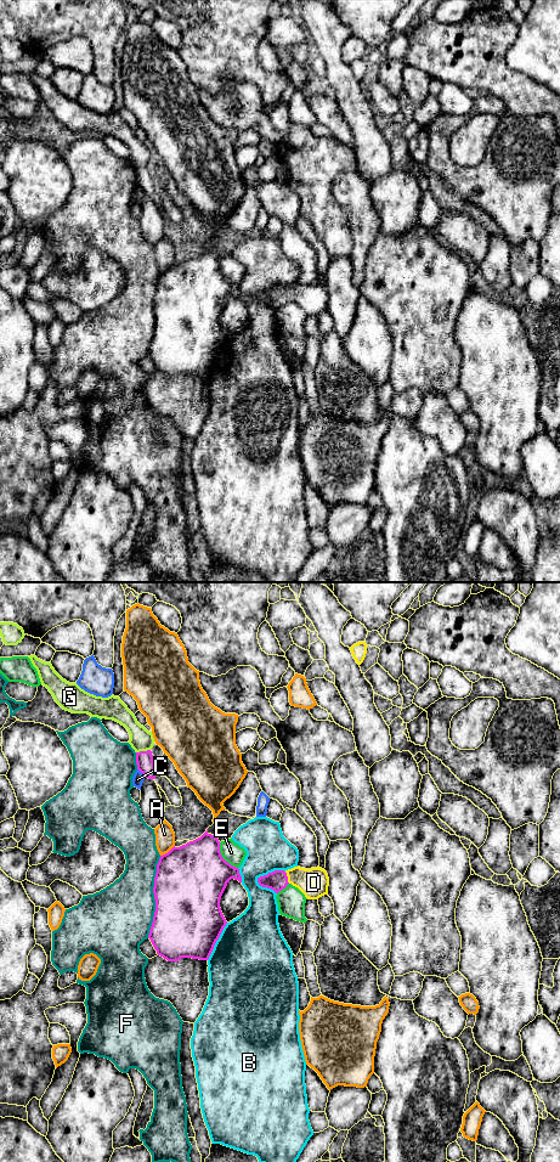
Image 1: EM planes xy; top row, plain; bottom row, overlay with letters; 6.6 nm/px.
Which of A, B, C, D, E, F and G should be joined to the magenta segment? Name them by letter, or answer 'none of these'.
D

